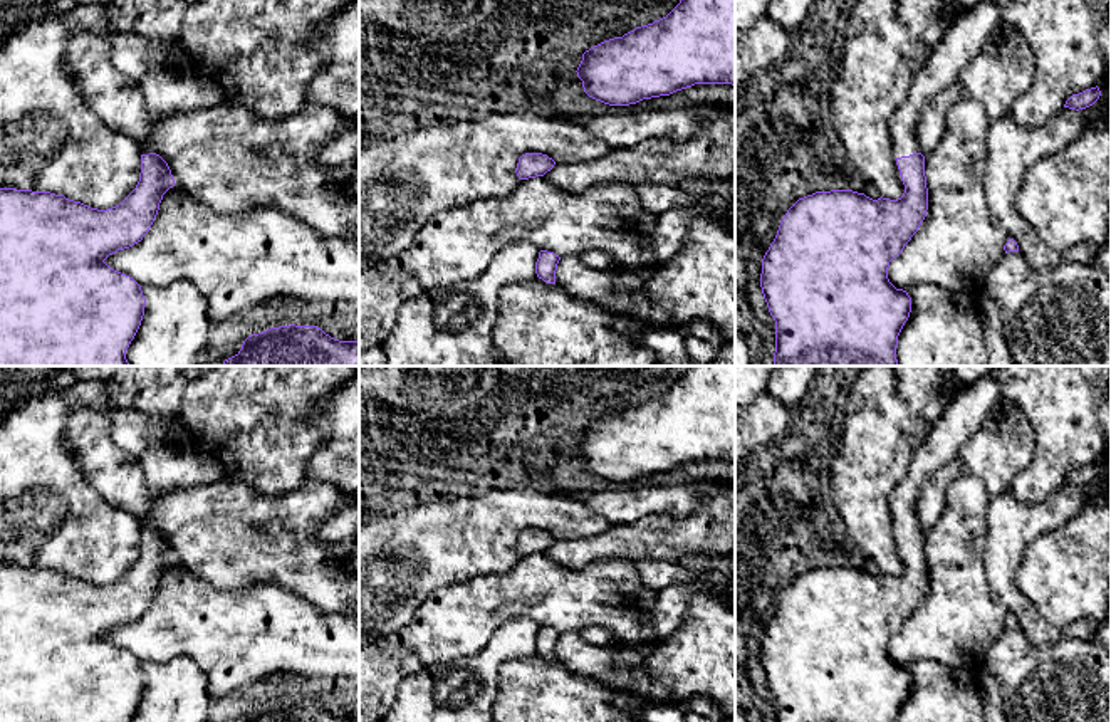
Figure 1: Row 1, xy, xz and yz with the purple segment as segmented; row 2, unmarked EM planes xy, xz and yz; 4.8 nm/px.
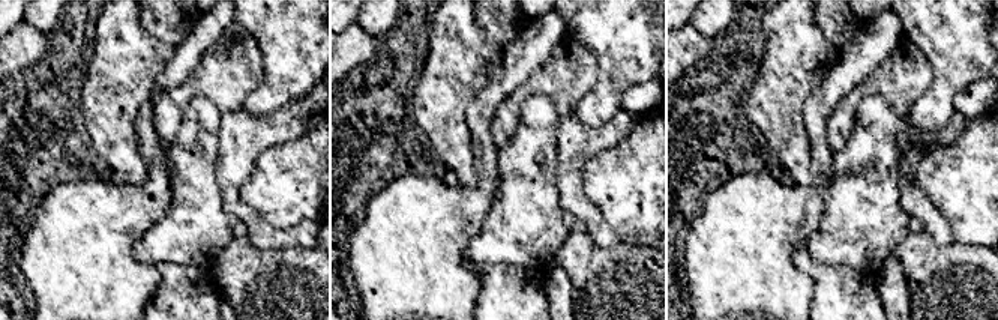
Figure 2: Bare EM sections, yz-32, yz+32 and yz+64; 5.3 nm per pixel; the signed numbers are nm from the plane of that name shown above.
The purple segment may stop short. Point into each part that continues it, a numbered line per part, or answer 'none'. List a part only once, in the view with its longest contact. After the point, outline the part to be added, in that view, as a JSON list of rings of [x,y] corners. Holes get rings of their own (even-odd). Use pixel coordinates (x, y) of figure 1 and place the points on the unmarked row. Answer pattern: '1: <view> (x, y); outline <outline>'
1: yz (965, 415); outline [[[988,371],[965,386],[950,408],[933,421],[930,435],[915,452],[906,477],[889,495],[896,534],[920,529],[915,502],[921,482],[957,455],[960,447],[982,426],[1000,396],[997,378]]]

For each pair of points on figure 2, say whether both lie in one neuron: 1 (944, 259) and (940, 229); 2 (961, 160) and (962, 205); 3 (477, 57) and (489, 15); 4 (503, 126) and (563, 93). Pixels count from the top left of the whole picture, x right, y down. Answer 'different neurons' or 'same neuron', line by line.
1: different neurons
2: same neuron
3: different neurons
4: same neuron

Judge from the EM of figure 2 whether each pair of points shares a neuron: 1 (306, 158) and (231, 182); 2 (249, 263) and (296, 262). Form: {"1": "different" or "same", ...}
{"1": "different", "2": "same"}

